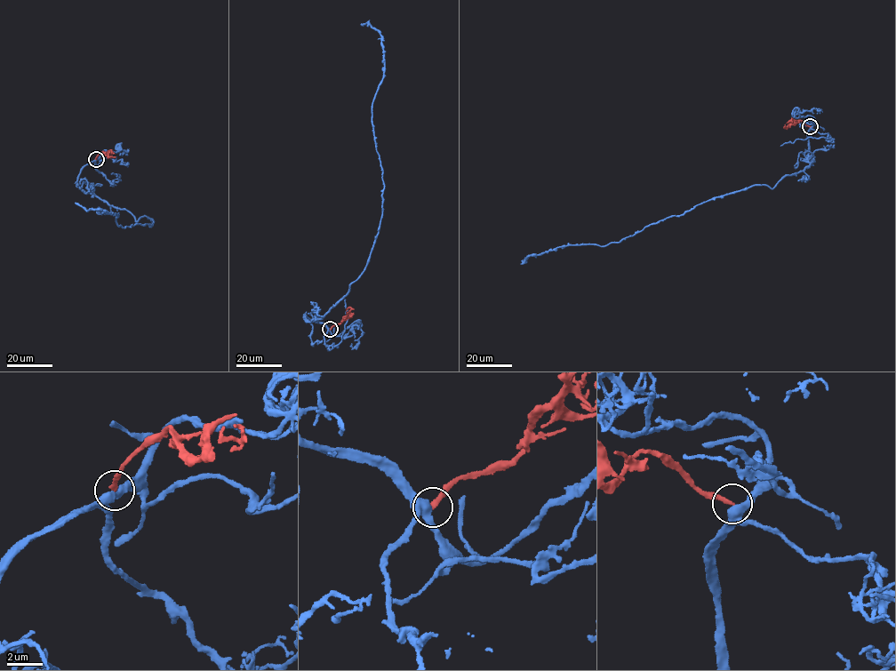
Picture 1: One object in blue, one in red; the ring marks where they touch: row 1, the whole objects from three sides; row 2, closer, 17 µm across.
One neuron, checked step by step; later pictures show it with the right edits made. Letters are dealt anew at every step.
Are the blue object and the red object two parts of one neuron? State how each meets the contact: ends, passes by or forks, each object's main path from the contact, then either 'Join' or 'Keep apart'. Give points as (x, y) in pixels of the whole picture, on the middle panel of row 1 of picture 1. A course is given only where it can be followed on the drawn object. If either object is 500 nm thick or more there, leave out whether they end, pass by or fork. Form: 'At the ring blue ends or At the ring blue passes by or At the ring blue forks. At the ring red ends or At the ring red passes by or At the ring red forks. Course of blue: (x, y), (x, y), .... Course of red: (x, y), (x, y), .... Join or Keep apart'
At the ring blue forks. At the ring red ends. Course of blue: (330, 329), (305, 316), (324, 317), (347, 293), (382, 214), (372, 123), (383, 49), (381, 35), (361, 24). Course of red: (330, 329), (341, 322), (351, 308), (346, 311). Keep apart

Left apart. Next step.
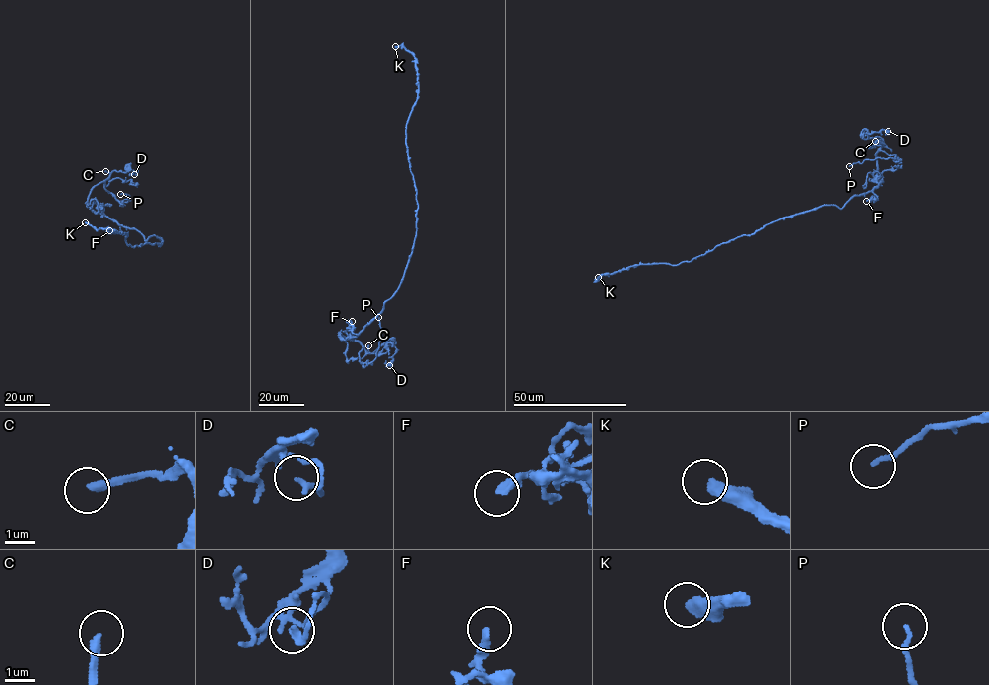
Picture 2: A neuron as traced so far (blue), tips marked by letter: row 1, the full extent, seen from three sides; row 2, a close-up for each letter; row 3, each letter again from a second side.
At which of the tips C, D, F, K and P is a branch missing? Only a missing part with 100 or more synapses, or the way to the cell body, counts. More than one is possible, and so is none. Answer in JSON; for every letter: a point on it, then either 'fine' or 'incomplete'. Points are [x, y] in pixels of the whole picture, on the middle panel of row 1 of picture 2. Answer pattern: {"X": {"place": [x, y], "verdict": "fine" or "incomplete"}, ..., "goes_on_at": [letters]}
{"C": {"place": [368, 345], "verdict": "incomplete"}, "D": {"place": [389, 365], "verdict": "fine"}, "F": {"place": [352, 321], "verdict": "fine"}, "K": {"place": [395, 46], "verdict": "incomplete"}, "P": {"place": [378, 317], "verdict": "fine"}, "goes_on_at": ["C", "K"]}

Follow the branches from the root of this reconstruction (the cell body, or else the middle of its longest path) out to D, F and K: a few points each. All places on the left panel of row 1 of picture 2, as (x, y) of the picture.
D: (158, 237), (152, 235), (146, 241), (135, 229), (119, 224), (88, 206), (90, 191), (113, 171), (134, 174)
F: (158, 237), (152, 235), (146, 241), (135, 229), (120, 225), (119, 232), (109, 230)
K: (158, 237), (163, 240), (160, 245), (146, 242), (132, 247), (126, 243), (124, 232), (95, 229), (85, 222)

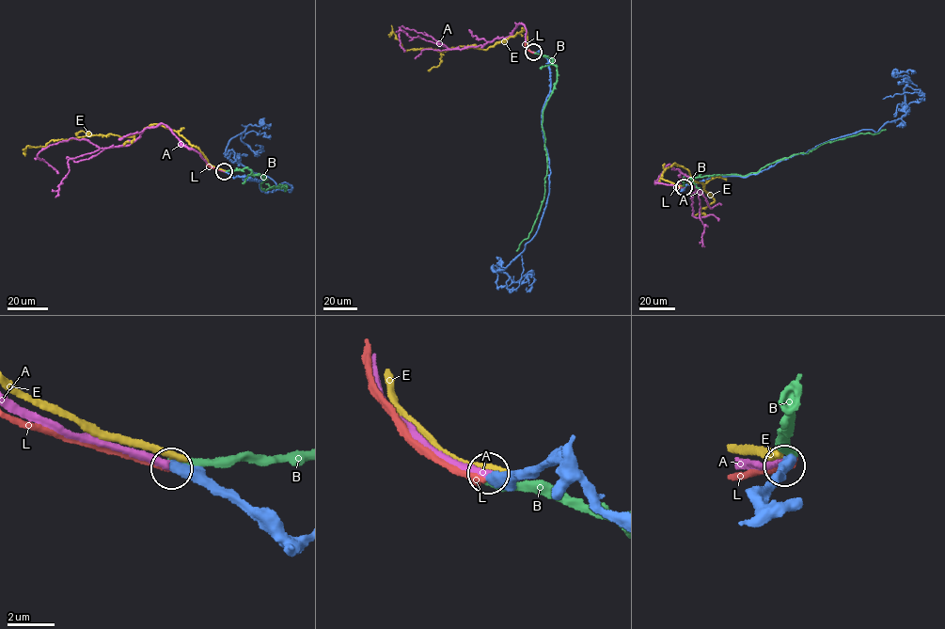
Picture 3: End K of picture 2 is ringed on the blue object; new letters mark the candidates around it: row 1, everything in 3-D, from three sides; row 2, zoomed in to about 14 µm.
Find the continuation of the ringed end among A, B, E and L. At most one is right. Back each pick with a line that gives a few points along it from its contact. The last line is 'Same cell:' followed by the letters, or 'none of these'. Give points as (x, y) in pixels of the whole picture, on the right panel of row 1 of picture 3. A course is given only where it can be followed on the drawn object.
A: via (684, 186), (655, 182), (669, 164), (701, 192), (692, 194), (692, 214), (699, 218), (713, 214), (717, 221)
Same cell: A

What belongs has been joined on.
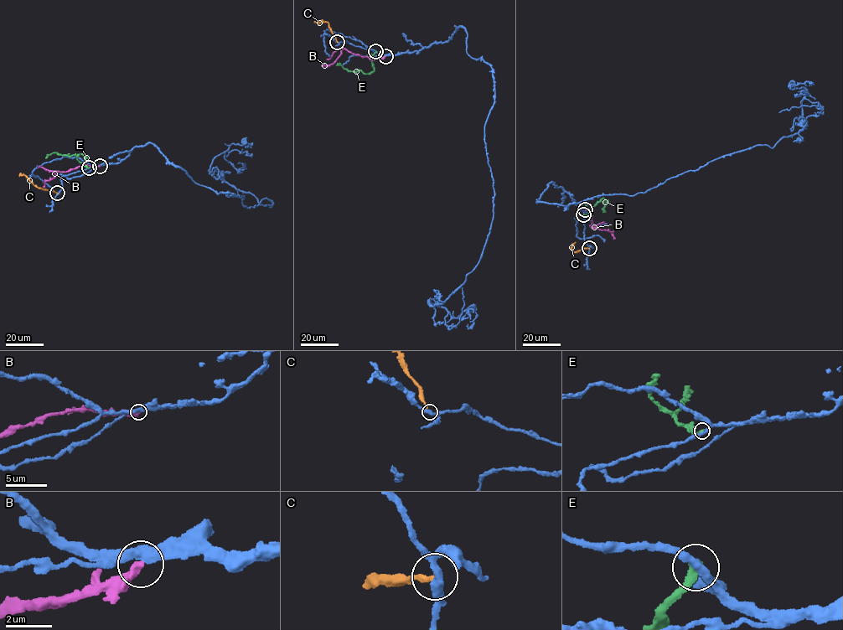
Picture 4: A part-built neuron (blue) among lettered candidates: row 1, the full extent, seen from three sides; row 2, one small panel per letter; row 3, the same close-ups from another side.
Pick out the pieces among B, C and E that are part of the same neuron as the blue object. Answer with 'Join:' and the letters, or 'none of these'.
Join: none of these

